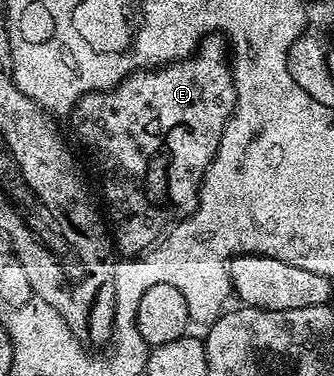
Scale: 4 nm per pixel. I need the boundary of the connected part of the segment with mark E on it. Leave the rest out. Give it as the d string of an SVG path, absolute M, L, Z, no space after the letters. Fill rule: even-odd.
M208 34L184 60L133 72L115 87L105 92L90 92L75 103L69 123L75 127L80 142L87 147L103 179L101 200L109 217L109 231L116 249L124 257L138 257L168 229L195 213L203 175L215 160L217 148L221 146L221 134L225 134L225 126L234 109L235 79L231 77L229 44L219 34Z

